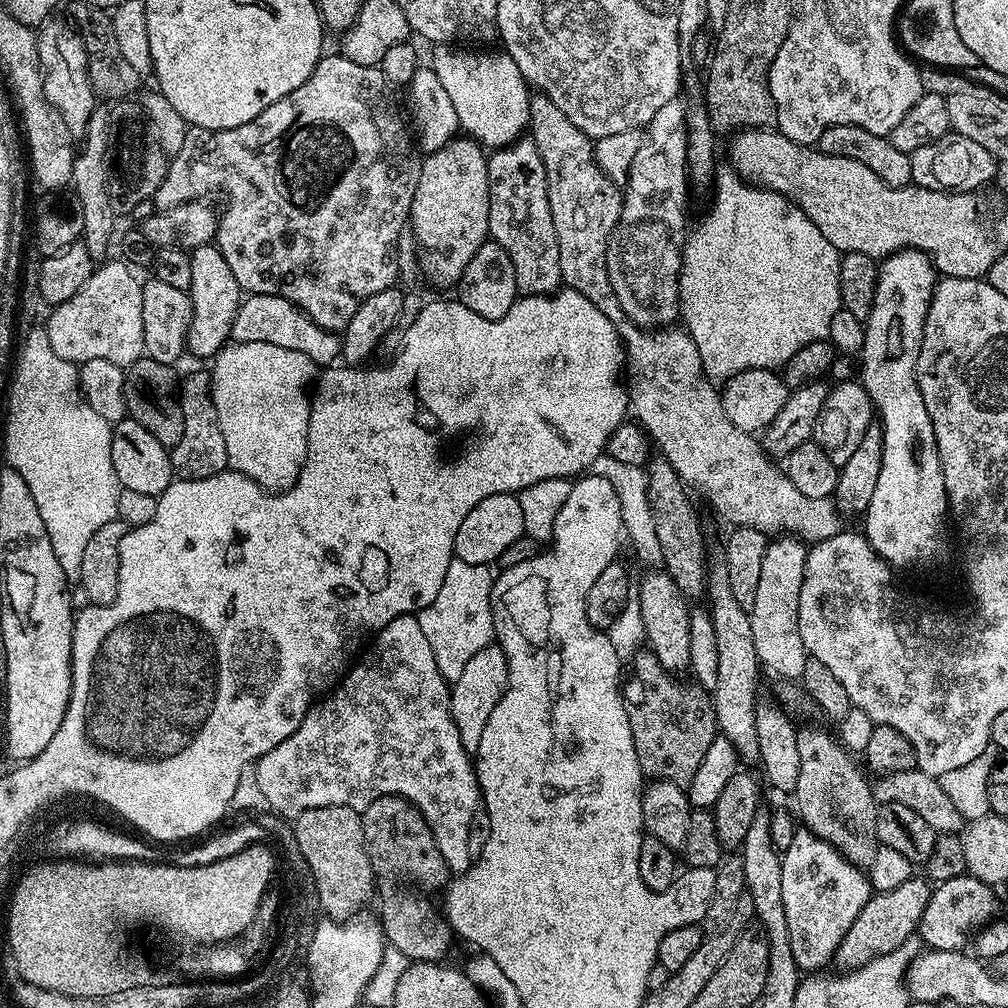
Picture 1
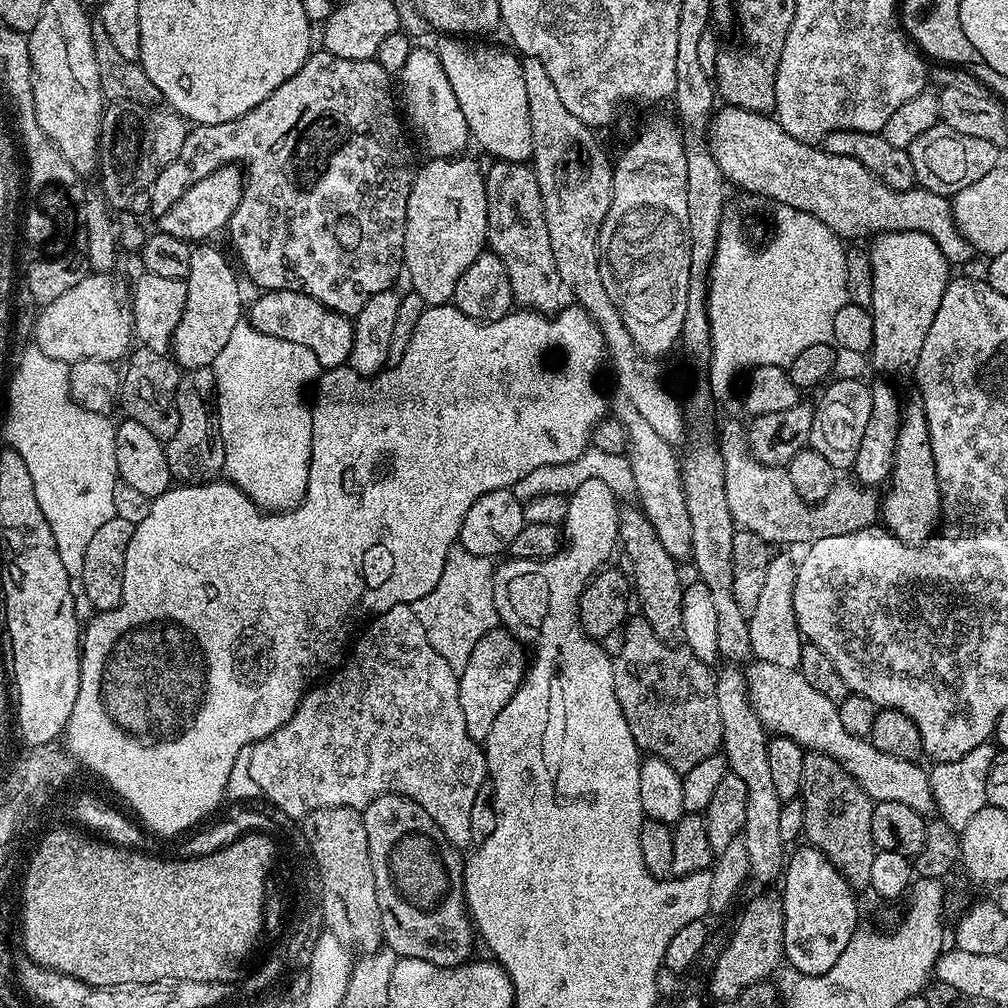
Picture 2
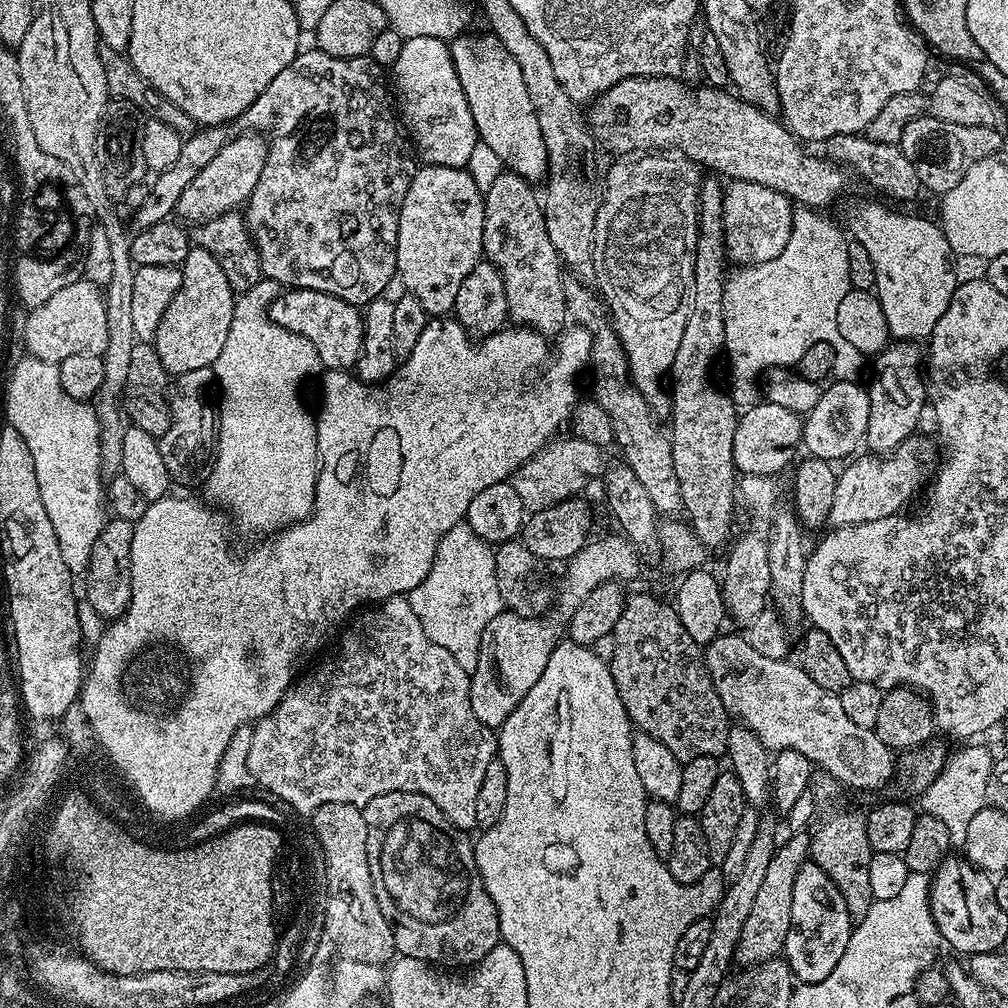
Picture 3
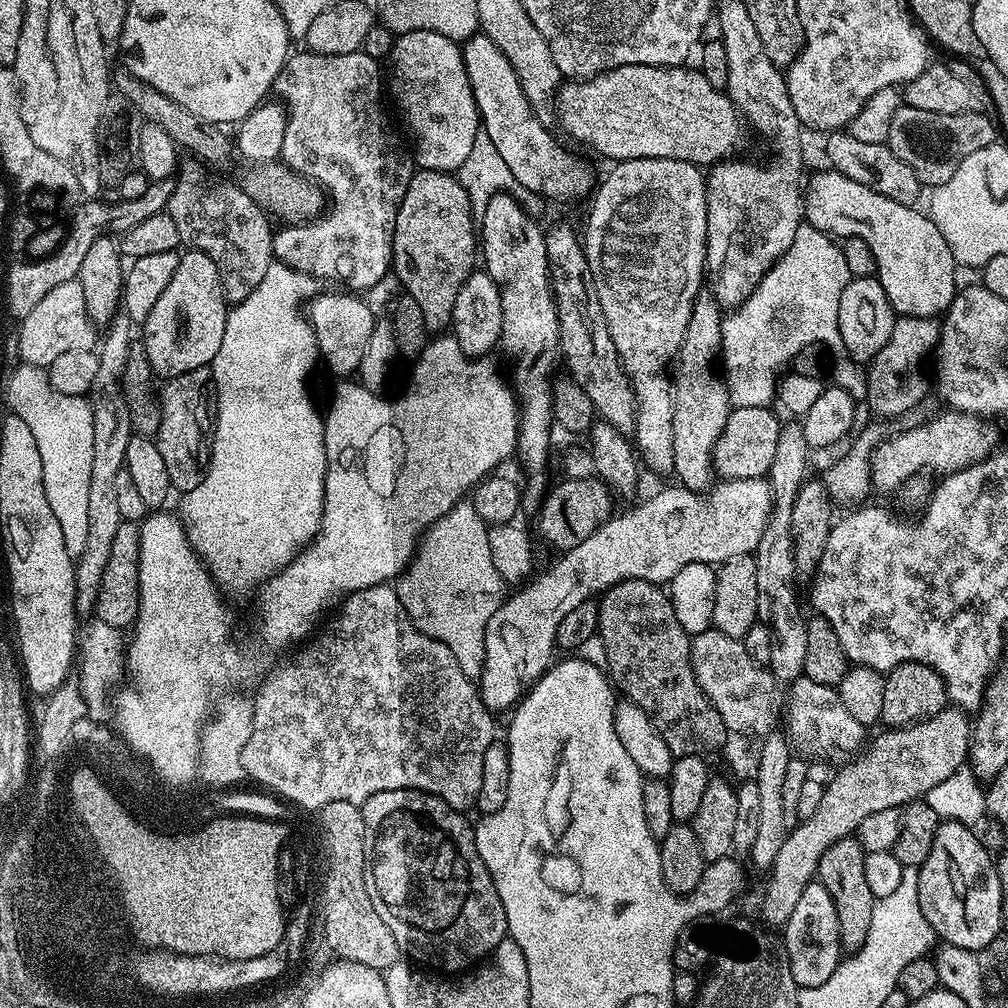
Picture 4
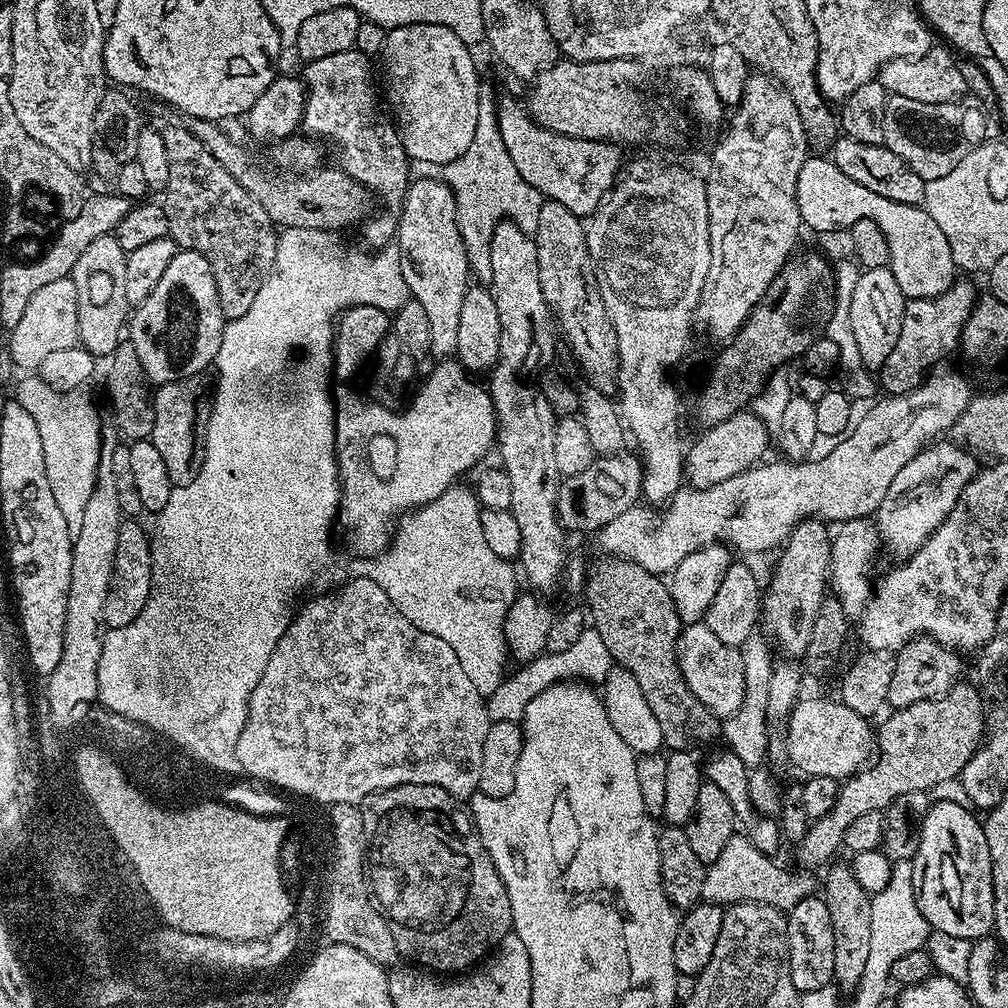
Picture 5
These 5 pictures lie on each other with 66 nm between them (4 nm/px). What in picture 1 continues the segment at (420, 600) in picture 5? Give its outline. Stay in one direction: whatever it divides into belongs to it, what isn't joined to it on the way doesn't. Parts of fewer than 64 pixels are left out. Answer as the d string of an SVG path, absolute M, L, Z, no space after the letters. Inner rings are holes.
M452 559L446 570L446 579L442 582L442 590L438 590L438 598L434 598L434 602L418 614L422 634L426 634L430 650L434 650L434 662L438 662L438 670L442 670L445 680L449 682L461 676L466 662L470 662L478 650L493 643L492 571L486 564Z

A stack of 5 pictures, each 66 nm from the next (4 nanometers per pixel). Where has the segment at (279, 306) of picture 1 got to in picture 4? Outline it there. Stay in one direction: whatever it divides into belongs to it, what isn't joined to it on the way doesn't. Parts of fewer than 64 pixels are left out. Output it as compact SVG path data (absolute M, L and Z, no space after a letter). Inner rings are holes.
M339 291L322 292L313 296L306 308L306 319L316 335L316 347L323 363L324 360L328 363L329 370L336 378L348 378L359 373L360 363L366 354L366 348L370 346L370 336L374 334L378 316L377 313L372 313L371 306L360 297L363 295Z

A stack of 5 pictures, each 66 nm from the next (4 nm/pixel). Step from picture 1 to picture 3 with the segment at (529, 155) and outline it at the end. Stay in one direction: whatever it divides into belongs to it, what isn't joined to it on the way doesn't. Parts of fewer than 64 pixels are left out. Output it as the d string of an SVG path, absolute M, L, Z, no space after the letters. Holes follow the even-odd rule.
M507 170L500 172L498 178L490 182L490 186L484 192L483 259L492 264L502 276L509 321L521 328L531 328L533 332L539 332L545 338L555 338L564 331L570 320L564 297L566 280L565 277L560 277L560 255L554 250L554 242L550 242L550 234L546 234L541 197L532 188L535 187L529 181L523 180L516 172Z

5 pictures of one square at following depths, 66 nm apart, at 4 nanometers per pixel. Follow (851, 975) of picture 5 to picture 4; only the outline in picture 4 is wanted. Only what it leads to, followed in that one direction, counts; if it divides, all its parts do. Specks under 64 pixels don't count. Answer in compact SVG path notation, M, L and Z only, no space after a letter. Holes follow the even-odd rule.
M846 836L834 842L822 860L818 862L816 876L818 883L830 890L830 898L834 898L836 911L836 929L840 935L840 947L845 953L851 954L866 942L866 934L870 930L870 918L874 914L876 899L870 894L870 885L866 882L864 873L864 848L860 841L852 836Z

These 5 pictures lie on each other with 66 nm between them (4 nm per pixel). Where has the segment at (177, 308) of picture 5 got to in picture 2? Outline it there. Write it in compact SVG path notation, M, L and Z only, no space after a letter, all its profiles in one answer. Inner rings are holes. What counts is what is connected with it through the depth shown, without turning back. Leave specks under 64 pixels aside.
M208 242L197 243L190 254L186 306L172 335L170 349L172 359L184 370L215 365L218 354L222 354L222 346L226 346L230 334L234 331L234 326L242 322L240 284L236 281L237 269L231 259L228 261L218 249L211 248L212 246Z

